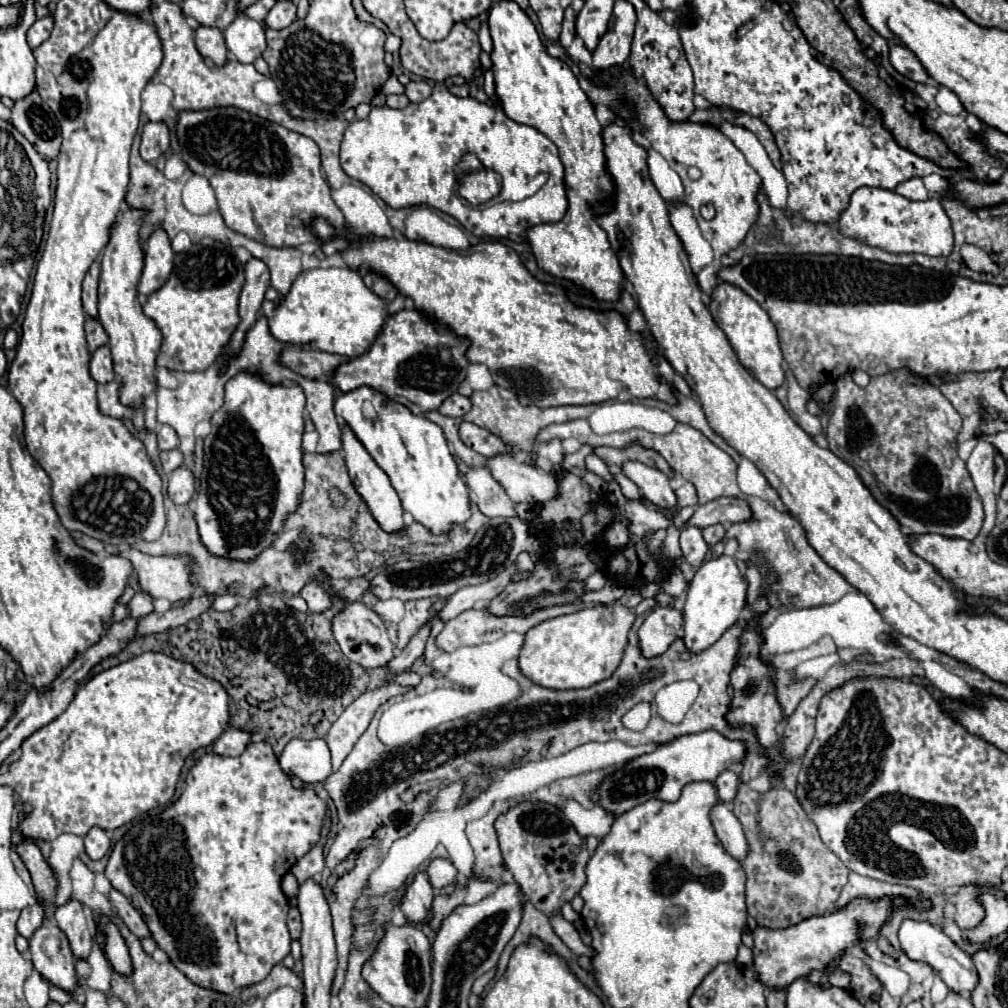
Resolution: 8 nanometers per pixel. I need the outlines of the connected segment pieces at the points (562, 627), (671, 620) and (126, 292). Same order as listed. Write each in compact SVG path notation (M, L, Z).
M620 602L598 604L544 620L526 632L526 640L518 658L520 670L538 686L552 690L588 688L596 682L602 682L604 678L610 678L620 664L634 620L636 614Z
M656 606L638 628L638 646L644 658L660 656L668 650L668 646L678 638L682 628L682 614L674 608Z
M126 210L120 224L110 232L110 242L102 252L102 274L98 288L100 322L110 338L114 374L120 380L120 402L132 410L140 410L156 390L156 356L160 352L162 334L152 318L142 312L136 284L142 274L144 256L138 244L138 230L144 218L142 210Z

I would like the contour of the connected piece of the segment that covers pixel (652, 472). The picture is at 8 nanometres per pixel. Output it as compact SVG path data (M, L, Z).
M626 460L622 464L622 472L624 476L628 476L638 488L640 494L654 502L660 508L672 508L676 504L676 494L668 484L668 478L662 470L646 466L638 460Z

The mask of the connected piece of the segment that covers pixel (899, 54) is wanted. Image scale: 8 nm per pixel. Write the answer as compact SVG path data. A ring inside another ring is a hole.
M890 44L890 62L892 66L906 78L914 80L914 82L926 82L928 74L922 66L922 62L912 54L912 50L898 46L898 44Z

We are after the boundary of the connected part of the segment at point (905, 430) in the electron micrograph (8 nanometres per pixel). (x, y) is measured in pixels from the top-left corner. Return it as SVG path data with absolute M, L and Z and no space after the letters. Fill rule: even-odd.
M896 368L888 374L874 376L866 388L852 384L850 374L836 380L834 410L826 428L830 450L850 464L874 498L884 504L908 534L940 534L946 538L974 540L984 522L982 500L972 484L966 462L956 452L956 434L960 430L960 416L942 392L924 376L908 368Z

